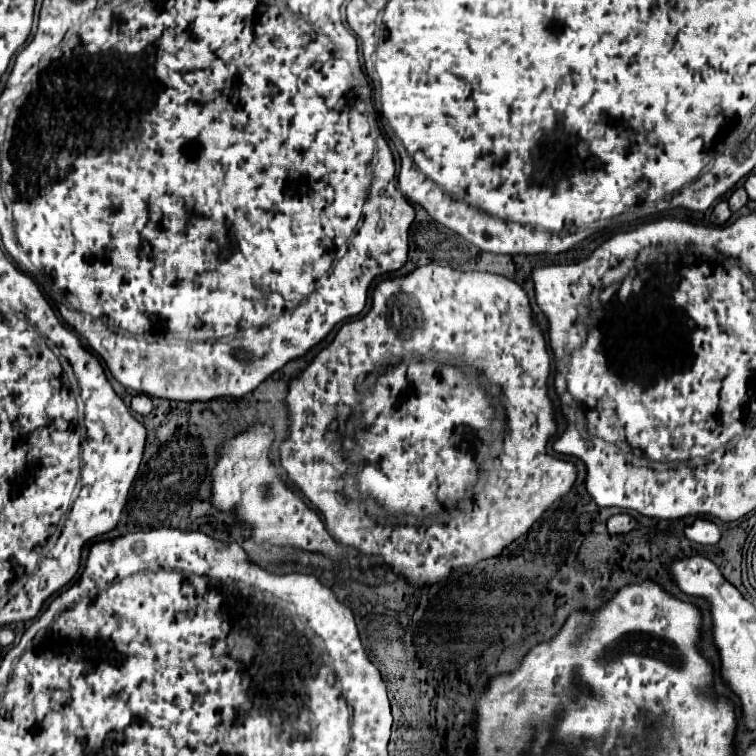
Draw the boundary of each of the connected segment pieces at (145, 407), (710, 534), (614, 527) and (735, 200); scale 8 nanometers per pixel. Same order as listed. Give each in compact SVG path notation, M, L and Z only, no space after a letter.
M138 393L138 395L134 395L134 399L132 399L132 411L134 413L138 413L138 415L148 415L150 411L152 411L152 401L150 401L150 397L148 395L144 395L144 393Z
M696 519L692 525L688 525L684 529L686 537L694 543L700 543L700 545L714 545L718 543L720 539L720 529L716 523L708 521L708 519Z
M618 513L618 515L612 515L610 519L608 519L608 531L610 533L628 533L628 531L632 531L636 527L636 519L632 517L632 515L628 515L628 513Z
M744 187L734 189L734 191L732 191L732 195L730 195L730 199L728 199L730 211L732 211L732 213L736 213L740 207L744 207L744 205L746 205L746 201L748 201L748 195L746 195Z

